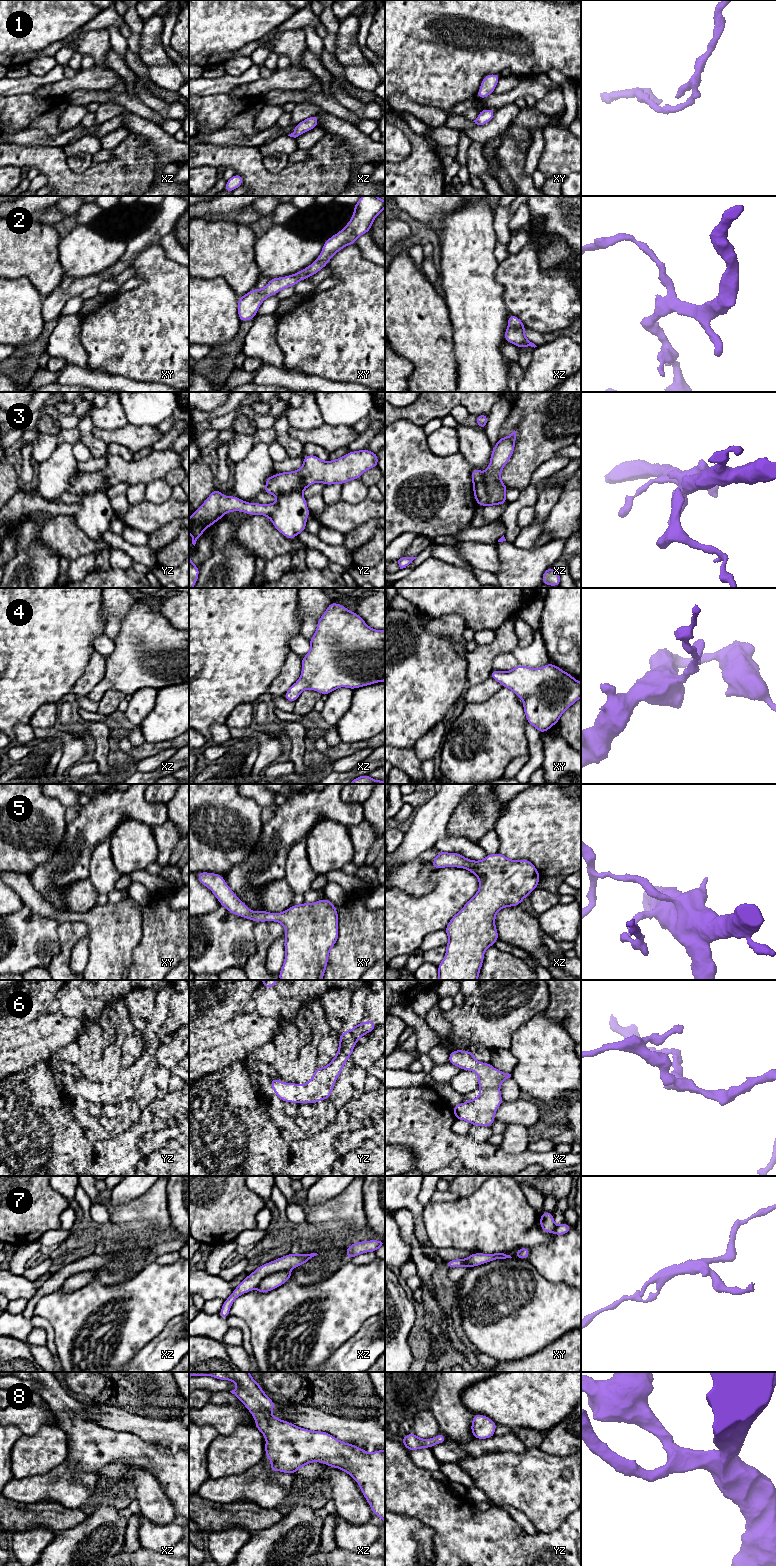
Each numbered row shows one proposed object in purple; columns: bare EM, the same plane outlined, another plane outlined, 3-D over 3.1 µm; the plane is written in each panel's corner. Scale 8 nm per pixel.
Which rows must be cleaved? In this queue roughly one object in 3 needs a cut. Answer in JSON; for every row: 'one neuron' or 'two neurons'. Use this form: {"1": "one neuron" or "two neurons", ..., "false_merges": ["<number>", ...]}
{"1": "one neuron", "2": "one neuron", "3": "two neurons", "4": "one neuron", "5": "one neuron", "6": "one neuron", "7": "one neuron", "8": "one neuron", "false_merges": ["3"]}

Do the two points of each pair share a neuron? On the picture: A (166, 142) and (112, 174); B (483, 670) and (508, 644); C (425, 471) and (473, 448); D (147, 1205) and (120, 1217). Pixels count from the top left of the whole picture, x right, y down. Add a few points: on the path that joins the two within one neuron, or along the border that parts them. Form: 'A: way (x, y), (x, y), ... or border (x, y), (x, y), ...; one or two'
A: border (137, 132), (142, 134), (153, 146), (156, 161); two
B: way (483, 662), (500, 645); one
C: border (459, 451), (473, 468); two
D: way (140, 1208), (127, 1212); one

